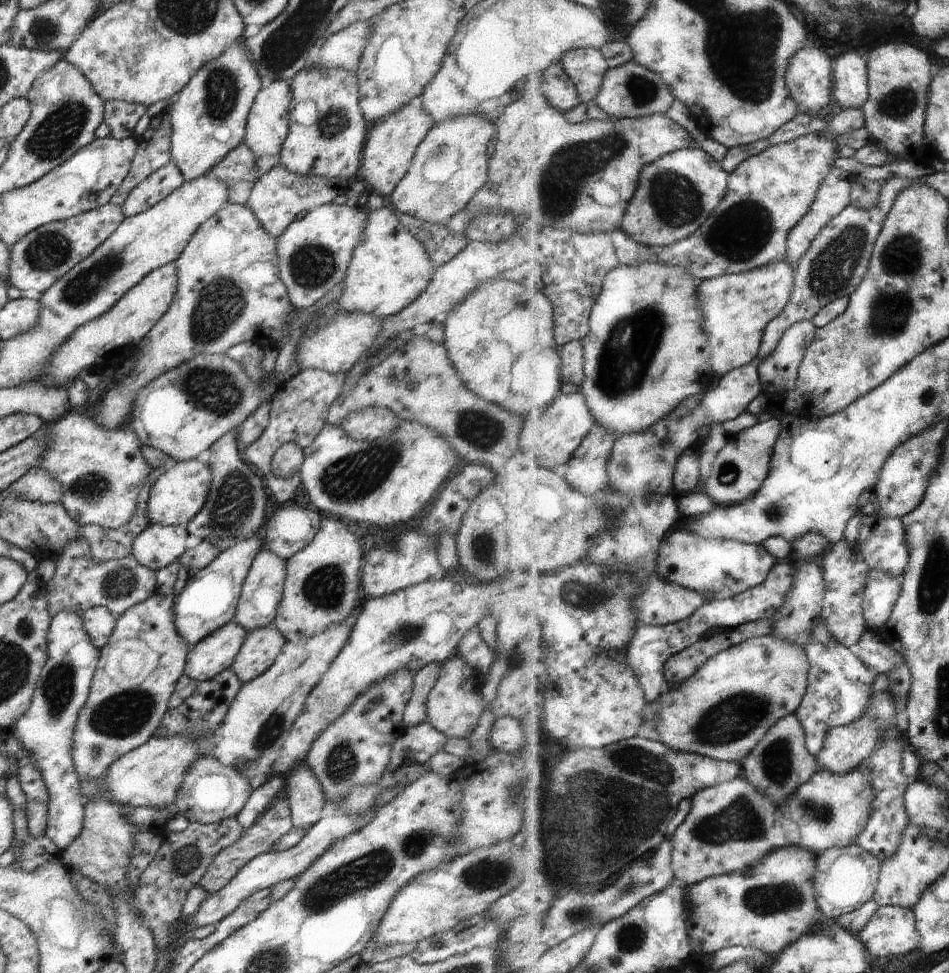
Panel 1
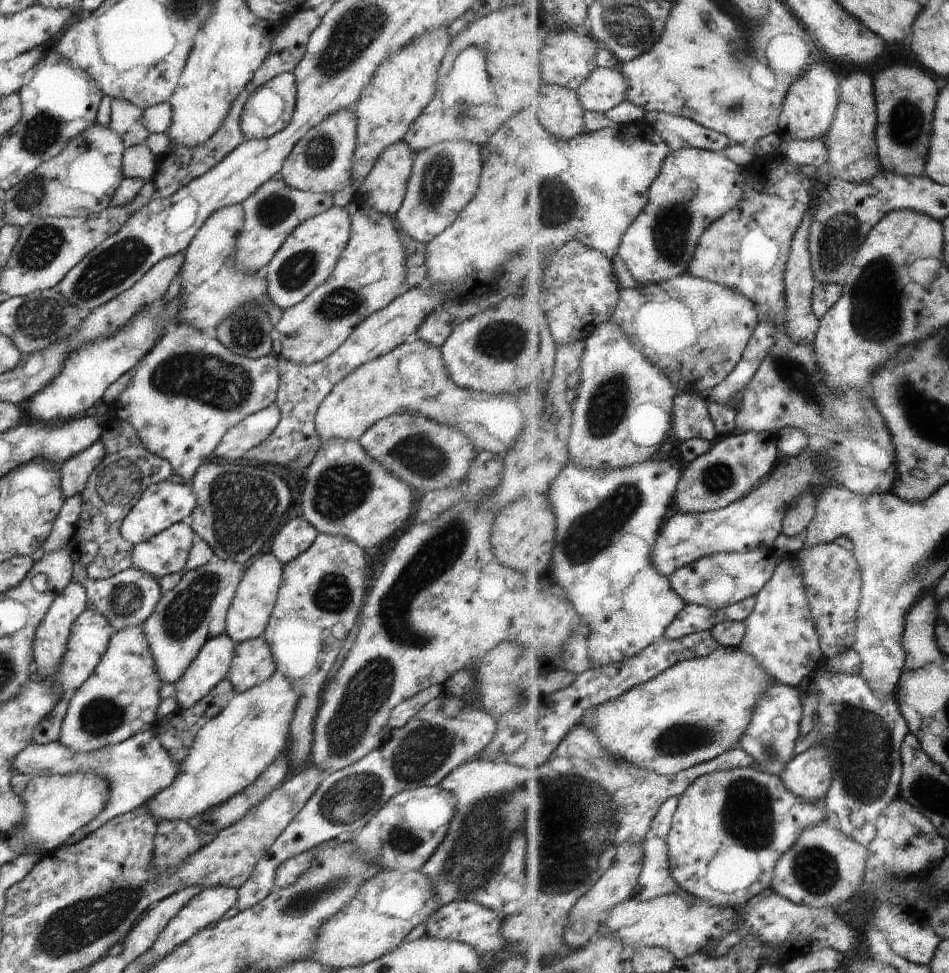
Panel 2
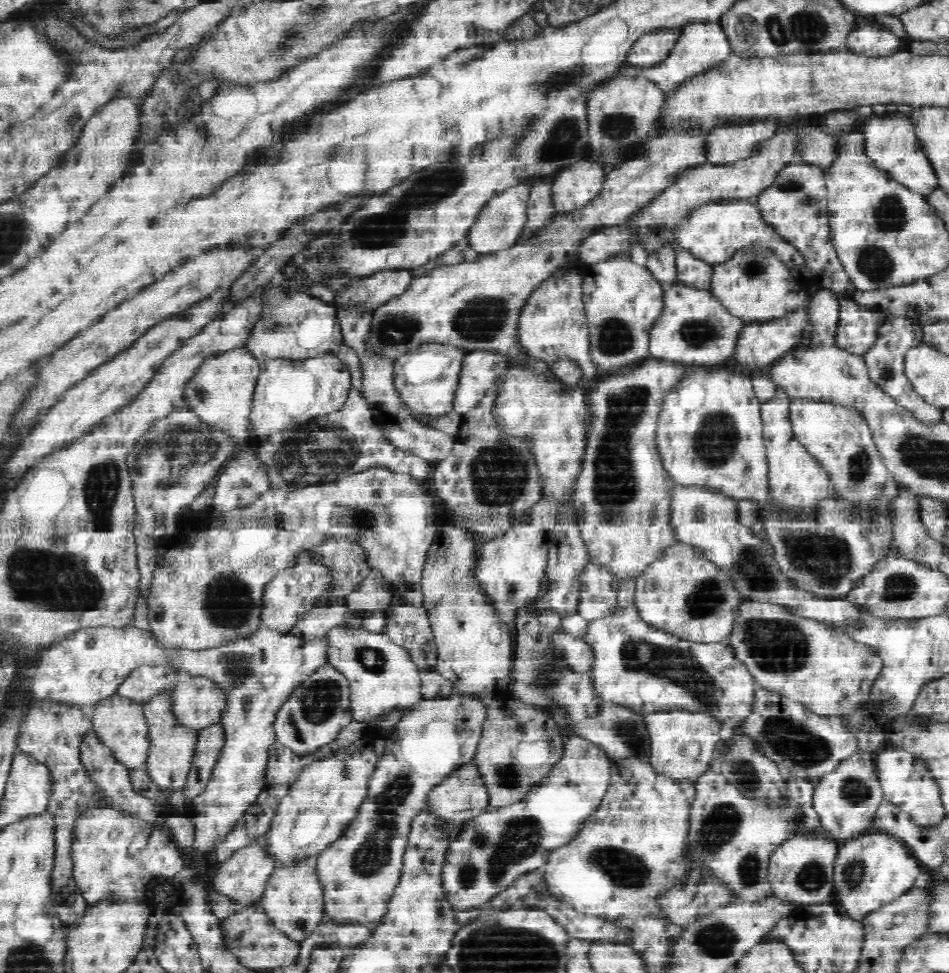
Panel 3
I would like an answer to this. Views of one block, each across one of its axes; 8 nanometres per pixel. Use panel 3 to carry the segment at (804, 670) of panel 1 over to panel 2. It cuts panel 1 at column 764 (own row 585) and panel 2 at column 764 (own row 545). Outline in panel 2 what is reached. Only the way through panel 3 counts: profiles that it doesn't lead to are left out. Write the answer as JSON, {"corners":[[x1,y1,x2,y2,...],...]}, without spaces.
{"corners":[[720,646,709,656,699,657,668,668,664,673,636,686,615,700,605,701,597,714,583,724,601,738,612,758,631,762,657,774,674,775,695,765,712,761,720,754,739,748,741,737,749,728,757,702,771,684,778,681,761,668,761,664,743,650]]}

